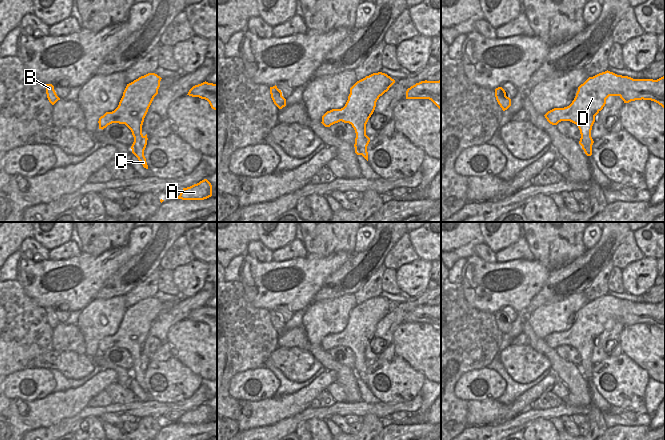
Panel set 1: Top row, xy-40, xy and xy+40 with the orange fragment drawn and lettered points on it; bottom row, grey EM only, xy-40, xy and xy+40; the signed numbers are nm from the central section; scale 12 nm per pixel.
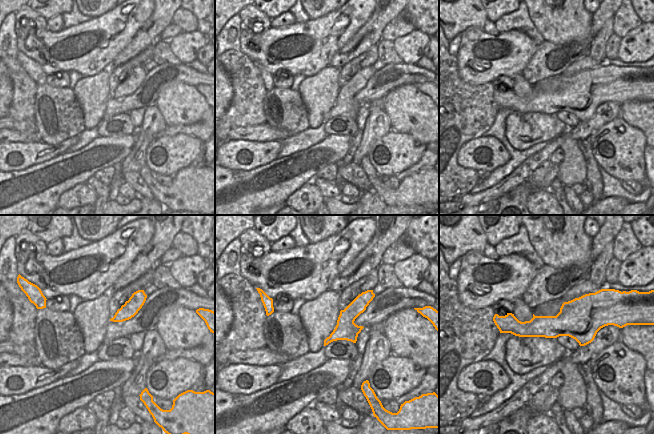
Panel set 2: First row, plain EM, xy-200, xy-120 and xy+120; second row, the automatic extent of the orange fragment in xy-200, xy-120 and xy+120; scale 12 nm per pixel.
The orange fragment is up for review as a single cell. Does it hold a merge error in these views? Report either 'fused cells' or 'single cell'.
single cell

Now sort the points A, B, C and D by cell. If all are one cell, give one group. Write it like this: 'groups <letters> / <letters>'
groups A B C D

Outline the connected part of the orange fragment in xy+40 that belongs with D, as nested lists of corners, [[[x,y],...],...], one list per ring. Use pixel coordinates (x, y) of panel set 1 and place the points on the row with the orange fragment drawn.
[[[610,71],[589,77],[578,87],[572,103],[564,108],[554,108],[544,116],[552,125],[570,121],[580,130],[579,144],[587,156],[592,155],[591,137],[595,116],[603,109],[609,96],[619,96],[624,103],[651,100],[665,109],[665,76],[653,79],[633,79]]]

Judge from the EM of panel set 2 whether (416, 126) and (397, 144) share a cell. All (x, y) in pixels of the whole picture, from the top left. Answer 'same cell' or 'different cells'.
different cells

